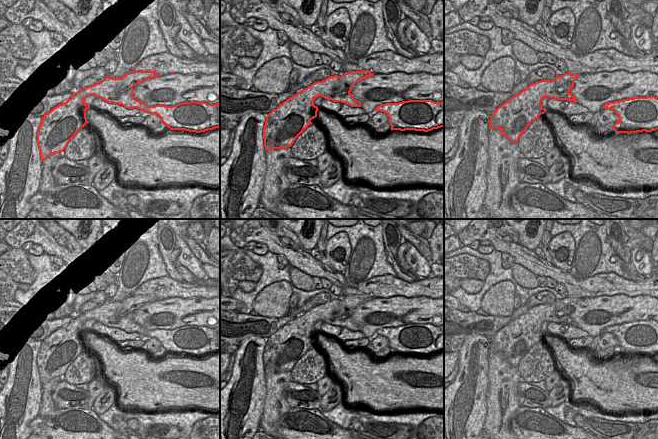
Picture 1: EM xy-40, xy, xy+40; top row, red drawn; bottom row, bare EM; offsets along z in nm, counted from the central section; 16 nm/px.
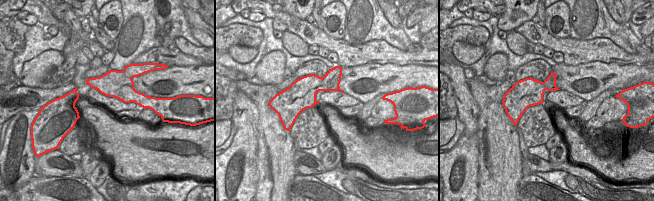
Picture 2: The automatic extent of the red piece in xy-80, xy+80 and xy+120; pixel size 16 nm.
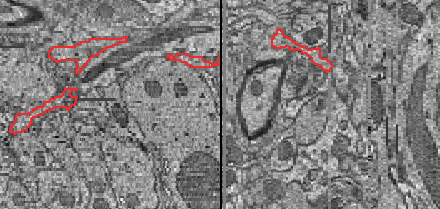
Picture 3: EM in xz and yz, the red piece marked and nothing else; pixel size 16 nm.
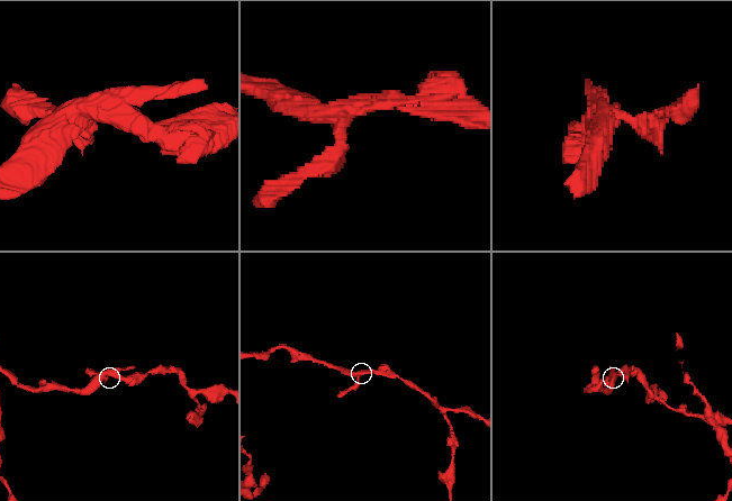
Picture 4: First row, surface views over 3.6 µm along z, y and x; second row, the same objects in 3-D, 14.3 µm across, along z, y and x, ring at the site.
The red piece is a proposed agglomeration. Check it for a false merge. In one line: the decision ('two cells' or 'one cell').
two cells

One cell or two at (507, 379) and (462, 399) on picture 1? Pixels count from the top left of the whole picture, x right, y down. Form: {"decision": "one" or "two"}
{"decision": "two"}

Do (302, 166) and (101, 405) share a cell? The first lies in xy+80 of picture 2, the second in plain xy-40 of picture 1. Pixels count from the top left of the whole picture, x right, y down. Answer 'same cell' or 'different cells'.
different cells

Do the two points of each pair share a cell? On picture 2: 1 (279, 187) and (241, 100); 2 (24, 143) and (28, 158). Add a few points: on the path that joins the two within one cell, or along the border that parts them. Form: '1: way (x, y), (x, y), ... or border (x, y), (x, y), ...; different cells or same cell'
1: border (259, 113), (256, 125), (257, 160); different cells
2: way (24, 147), (24, 154); same cell

